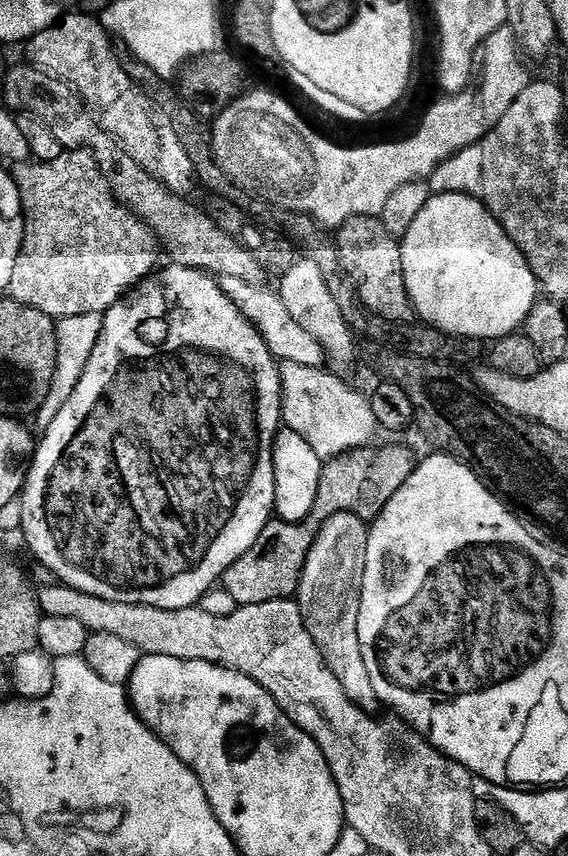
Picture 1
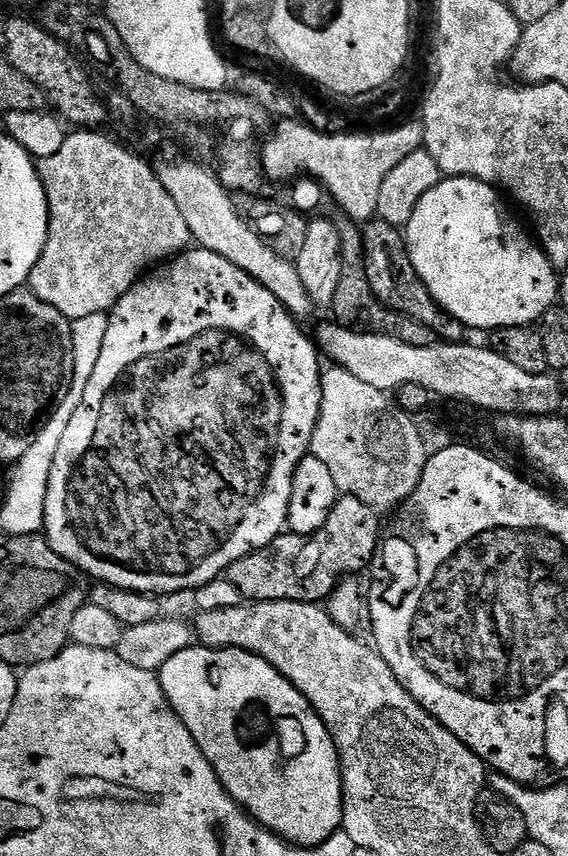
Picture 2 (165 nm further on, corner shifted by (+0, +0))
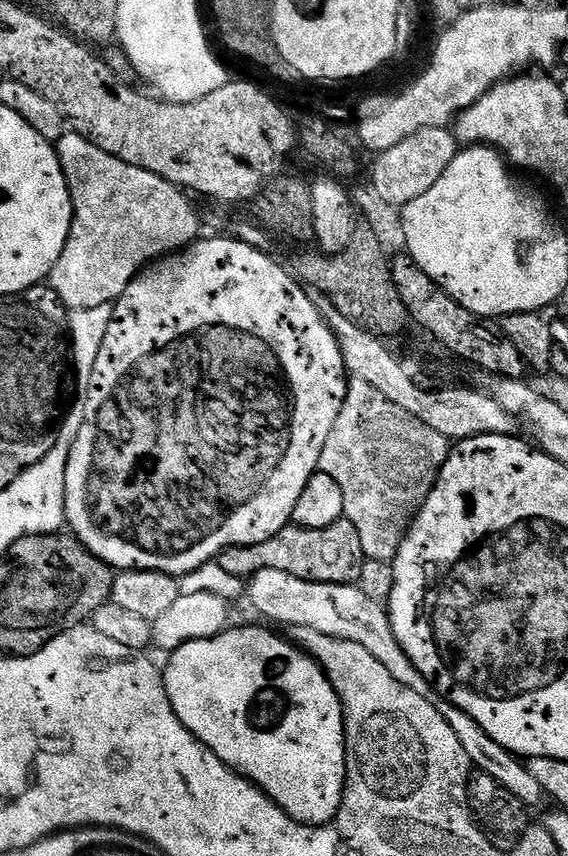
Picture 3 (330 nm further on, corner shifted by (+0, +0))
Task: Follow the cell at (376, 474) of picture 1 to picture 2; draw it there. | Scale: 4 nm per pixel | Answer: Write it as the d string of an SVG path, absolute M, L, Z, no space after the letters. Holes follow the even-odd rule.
M341 495L330 510L330 518L312 536L281 534L262 550L238 558L226 570L226 579L238 586L241 597L248 602L306 602L327 601L341 580L369 567L382 543L381 517L376 509L358 502L358 498Z

